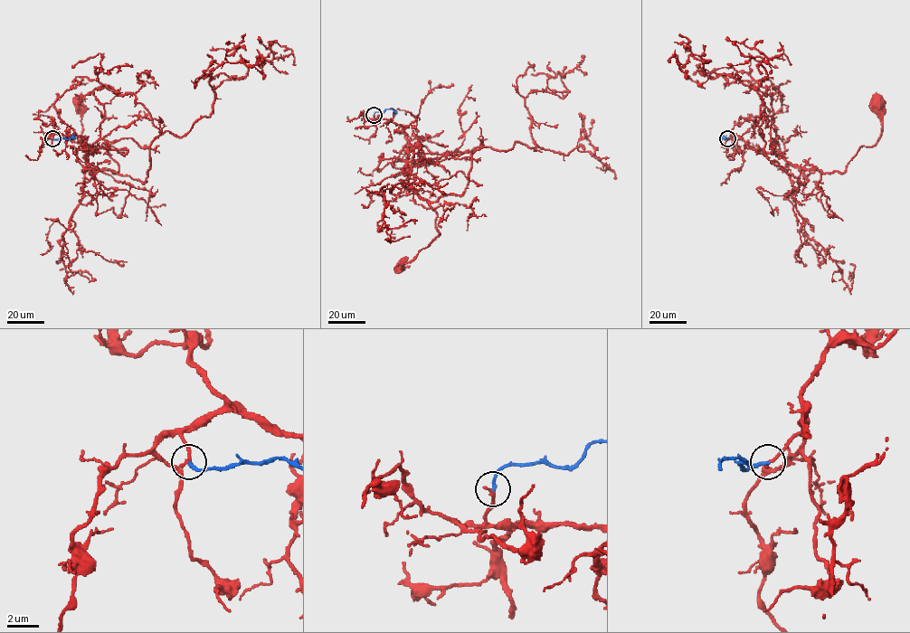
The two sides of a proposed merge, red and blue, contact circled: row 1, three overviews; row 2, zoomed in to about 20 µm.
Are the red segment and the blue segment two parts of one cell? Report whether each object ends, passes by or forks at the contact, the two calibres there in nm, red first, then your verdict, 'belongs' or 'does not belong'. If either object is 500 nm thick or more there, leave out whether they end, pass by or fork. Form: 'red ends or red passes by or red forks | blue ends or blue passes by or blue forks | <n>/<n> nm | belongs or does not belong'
red ends | blue ends | 240/200 nm | belongs

